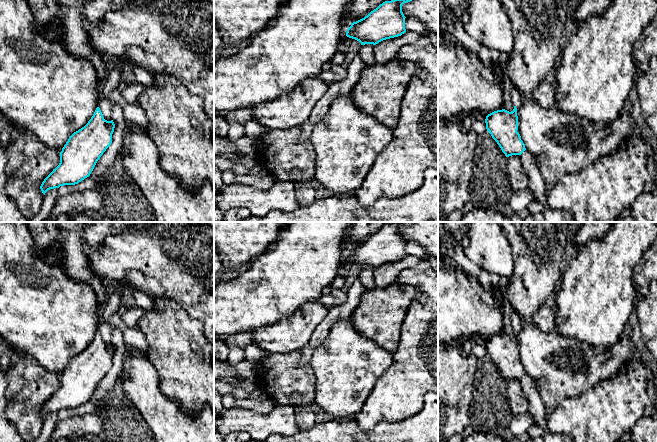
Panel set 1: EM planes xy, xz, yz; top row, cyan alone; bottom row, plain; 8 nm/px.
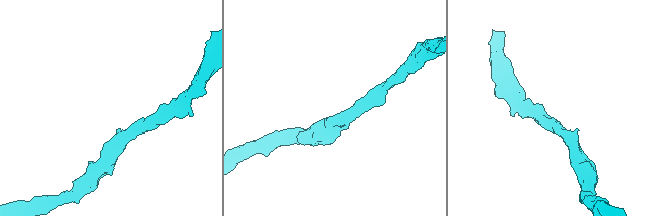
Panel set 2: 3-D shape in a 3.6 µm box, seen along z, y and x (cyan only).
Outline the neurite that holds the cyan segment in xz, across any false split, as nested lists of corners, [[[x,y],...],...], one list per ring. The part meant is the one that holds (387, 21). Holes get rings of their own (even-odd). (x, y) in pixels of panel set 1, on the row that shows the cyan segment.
[[[391,0],[380,4],[364,18],[351,23],[346,36],[361,43],[376,45],[406,32],[402,5],[412,0]]]

